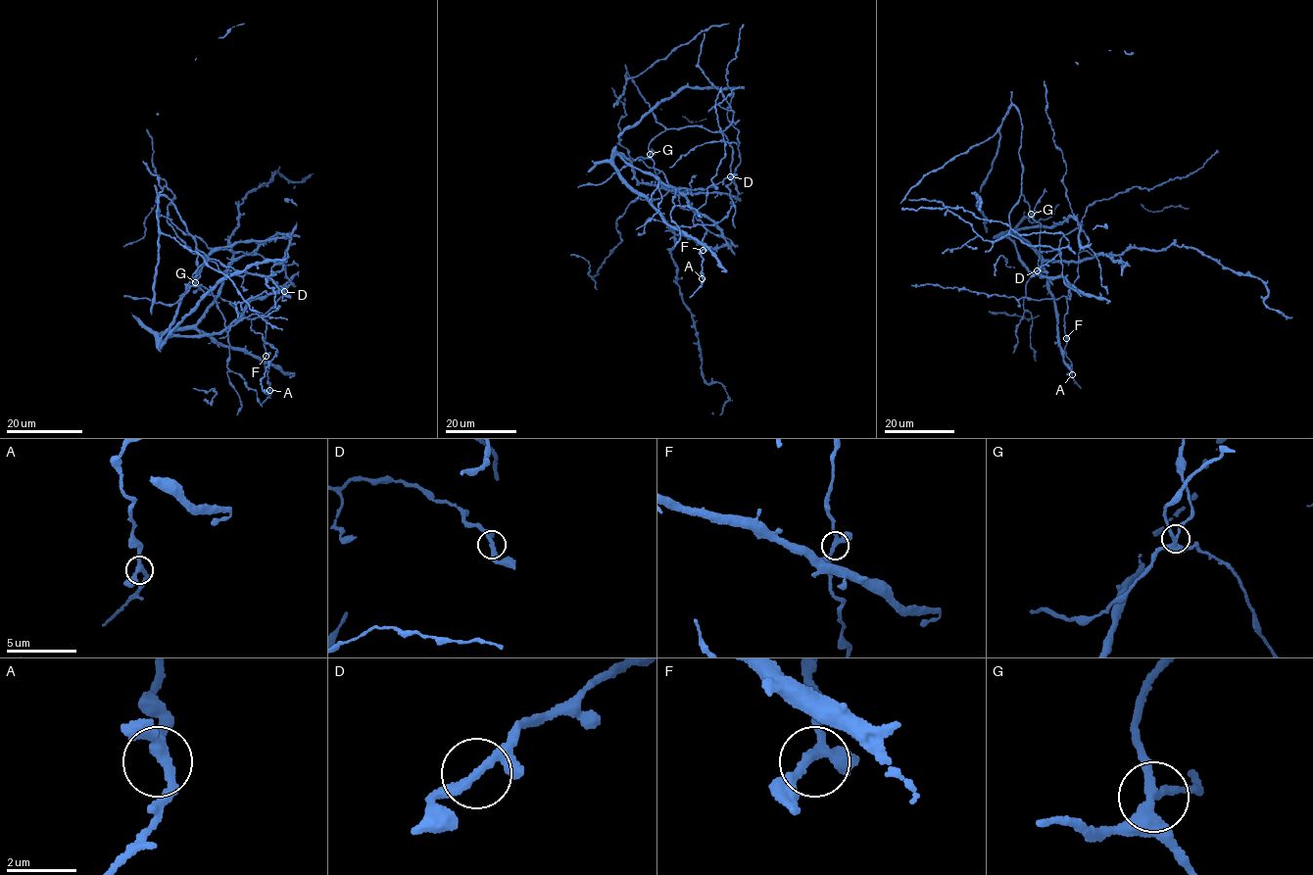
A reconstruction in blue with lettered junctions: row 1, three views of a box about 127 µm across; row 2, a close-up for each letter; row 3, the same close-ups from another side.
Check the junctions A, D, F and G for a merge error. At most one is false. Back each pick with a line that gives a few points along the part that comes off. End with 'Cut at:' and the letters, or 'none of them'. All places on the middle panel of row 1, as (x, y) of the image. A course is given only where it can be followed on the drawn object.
Cut at: G

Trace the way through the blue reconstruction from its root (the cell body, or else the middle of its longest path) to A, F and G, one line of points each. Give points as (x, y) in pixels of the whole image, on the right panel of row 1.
A: (1034, 274), (1041, 224), (1021, 194), (1009, 214), (1009, 233), (1060, 251), (1071, 296), (1064, 350), (1071, 374)
F: (1034, 274), (1041, 224), (1021, 194), (1009, 214), (1009, 233), (1060, 251), (1071, 296), (1066, 338)
G: (1034, 274), (1038, 269), (1041, 224), (1032, 214)

